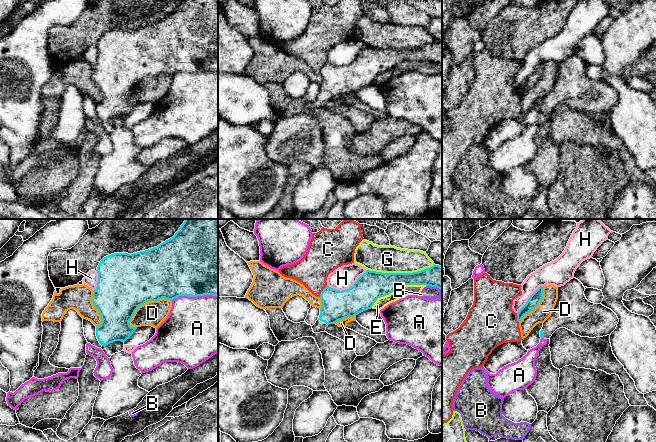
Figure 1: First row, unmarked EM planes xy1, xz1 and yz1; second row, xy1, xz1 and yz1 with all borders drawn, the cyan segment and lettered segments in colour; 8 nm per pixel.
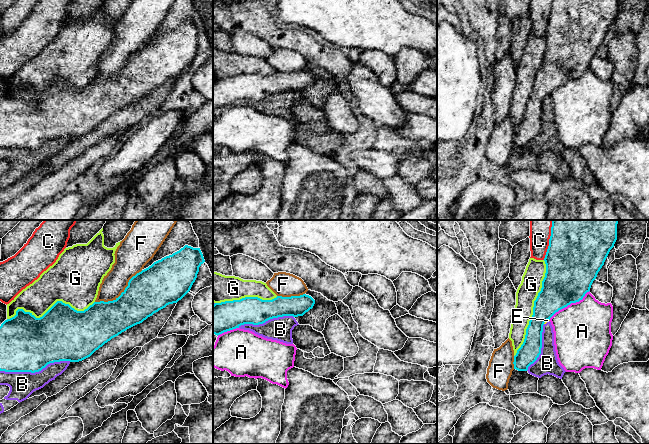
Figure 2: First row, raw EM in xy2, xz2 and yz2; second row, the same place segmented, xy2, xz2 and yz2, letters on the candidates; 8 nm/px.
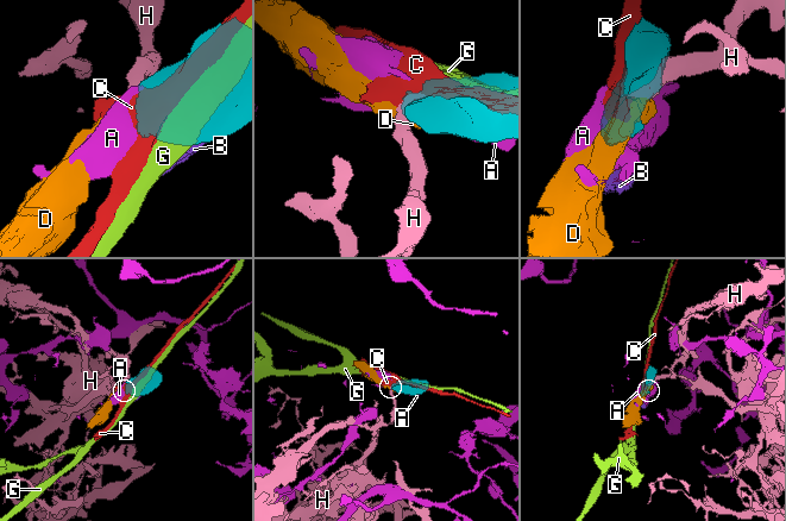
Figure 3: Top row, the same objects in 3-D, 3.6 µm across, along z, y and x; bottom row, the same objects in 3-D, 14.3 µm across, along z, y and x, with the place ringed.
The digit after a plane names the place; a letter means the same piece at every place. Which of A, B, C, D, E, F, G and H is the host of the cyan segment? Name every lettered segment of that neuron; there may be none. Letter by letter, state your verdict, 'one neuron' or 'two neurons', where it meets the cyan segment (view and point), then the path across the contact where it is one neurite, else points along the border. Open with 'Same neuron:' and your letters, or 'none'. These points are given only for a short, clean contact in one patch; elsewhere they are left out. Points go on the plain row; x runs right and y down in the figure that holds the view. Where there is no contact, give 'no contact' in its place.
Same neuron: none
A: two neurons; contact xy1 (194, 72)
B: two neurons; contact xy2 (35, 147)
C: two neurons; contact yz2 (549, 18)
D: two neurons; contact xy1 (145, 78)
E: two neurons; contact xz1 (397, 63)
F: two neurons; contact xy2 (121, 69)
G: two neurons; contact yz2 (533, 84)
H: two neurons; contact xz1 (347, 65)

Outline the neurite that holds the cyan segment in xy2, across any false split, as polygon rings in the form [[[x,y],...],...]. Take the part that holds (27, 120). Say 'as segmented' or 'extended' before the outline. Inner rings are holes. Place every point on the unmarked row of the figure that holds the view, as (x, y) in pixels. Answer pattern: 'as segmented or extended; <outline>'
as segmented; [[[185,21],[179,27],[173,29],[172,31],[166,32],[161,36],[154,38],[148,44],[142,46],[141,48],[137,49],[133,52],[129,58],[128,62],[125,66],[121,69],[121,71],[113,77],[100,77],[94,78],[84,87],[77,87],[72,84],[69,80],[65,80],[62,77],[57,77],[42,93],[36,94],[32,89],[25,88],[23,85],[18,85],[16,87],[16,91],[10,95],[5,96],[0,102],[0,147],[5,148],[39,148],[43,144],[45,144],[48,140],[60,137],[70,137],[70,138],[79,138],[88,133],[90,133],[96,126],[102,123],[105,119],[110,117],[112,114],[118,112],[122,108],[126,107],[127,105],[142,99],[148,93],[152,92],[154,89],[158,88],[159,86],[165,84],[169,80],[177,79],[181,76],[191,65],[193,59],[197,54],[197,50],[199,48],[199,43],[205,38],[203,30],[200,24],[193,24],[191,22]]]

